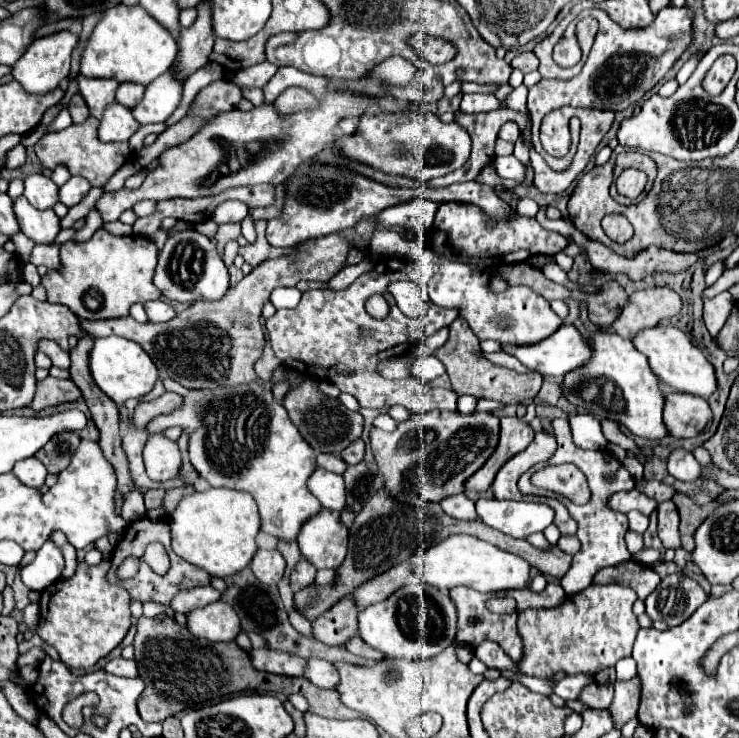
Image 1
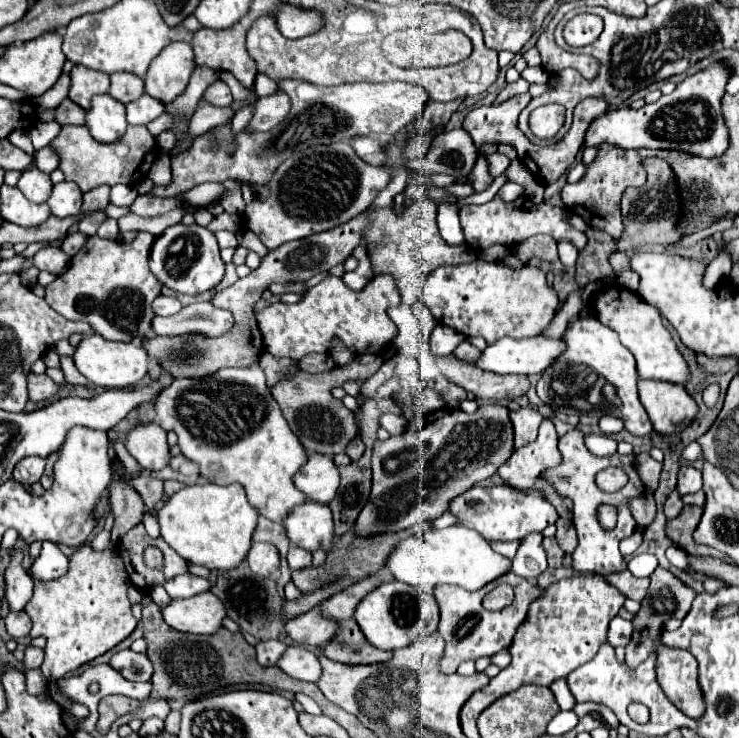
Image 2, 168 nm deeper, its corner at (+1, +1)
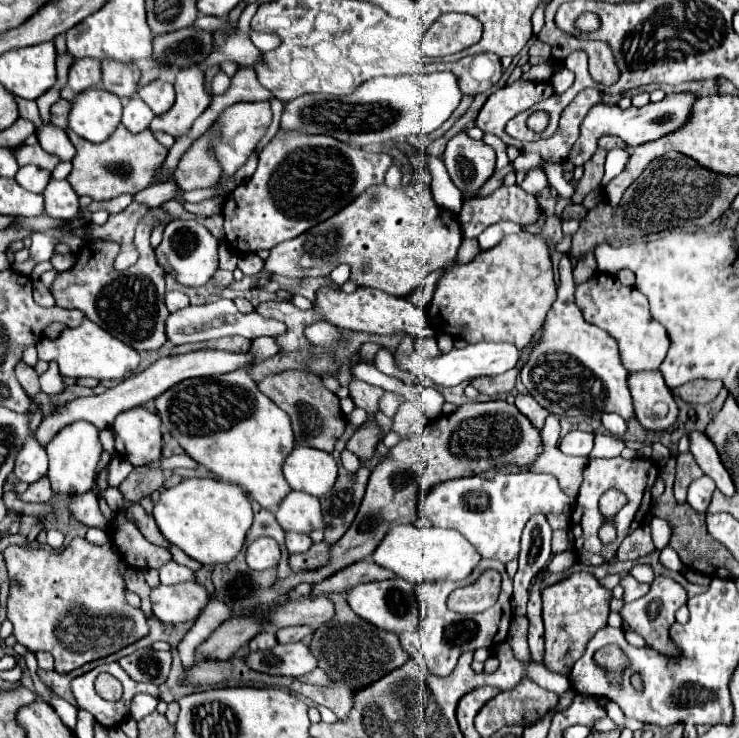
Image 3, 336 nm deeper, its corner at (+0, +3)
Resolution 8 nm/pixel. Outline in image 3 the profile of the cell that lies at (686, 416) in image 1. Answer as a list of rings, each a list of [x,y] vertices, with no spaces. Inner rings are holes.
[[[658,370],[630,372],[628,388],[632,392],[634,414],[646,430],[666,430],[676,422],[676,400]]]

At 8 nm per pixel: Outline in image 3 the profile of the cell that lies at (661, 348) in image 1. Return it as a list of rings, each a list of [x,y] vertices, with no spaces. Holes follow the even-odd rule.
[[[594,272],[594,276],[590,276],[586,282],[576,284],[574,302],[580,308],[586,322],[606,330],[618,342],[620,360],[626,370],[658,370],[666,356],[670,340],[662,324],[656,324],[656,320],[650,316],[648,300],[644,294],[640,294],[634,286],[620,284],[616,276]]]

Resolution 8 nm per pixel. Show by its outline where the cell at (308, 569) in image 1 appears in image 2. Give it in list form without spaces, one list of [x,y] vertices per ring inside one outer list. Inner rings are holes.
[[[293,546],[287,554],[287,560],[289,560],[289,566],[291,570],[303,570],[303,568],[309,568],[311,566],[311,554],[307,550],[301,550],[297,546]]]

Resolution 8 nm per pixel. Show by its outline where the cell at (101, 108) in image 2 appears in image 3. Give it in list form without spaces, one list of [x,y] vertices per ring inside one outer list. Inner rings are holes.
[[[86,88],[72,100],[68,130],[88,142],[106,140],[120,124],[122,102],[116,94],[102,88]]]

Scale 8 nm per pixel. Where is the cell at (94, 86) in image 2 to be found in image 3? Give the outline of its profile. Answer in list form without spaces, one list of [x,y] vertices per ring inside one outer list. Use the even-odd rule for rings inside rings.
[[[78,58],[68,72],[68,82],[66,86],[60,90],[60,96],[64,100],[72,100],[74,94],[90,88],[90,86],[98,86],[102,80],[102,72],[100,72],[100,62],[94,58]]]

